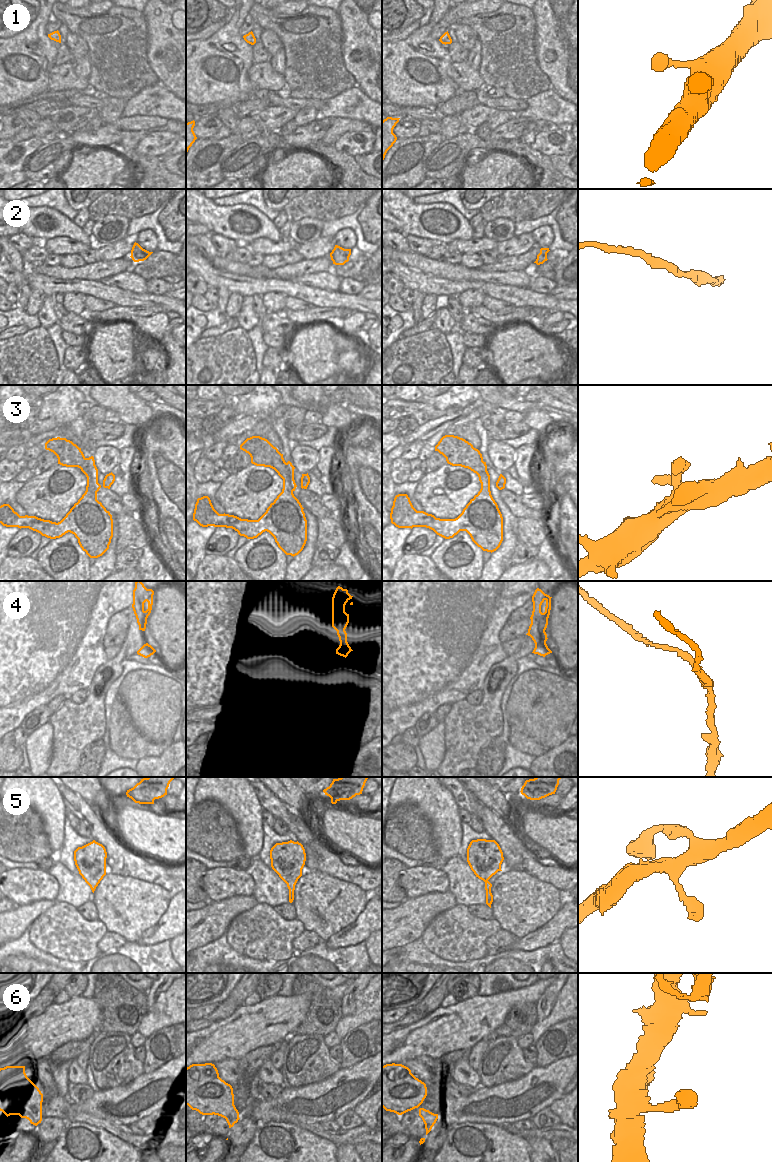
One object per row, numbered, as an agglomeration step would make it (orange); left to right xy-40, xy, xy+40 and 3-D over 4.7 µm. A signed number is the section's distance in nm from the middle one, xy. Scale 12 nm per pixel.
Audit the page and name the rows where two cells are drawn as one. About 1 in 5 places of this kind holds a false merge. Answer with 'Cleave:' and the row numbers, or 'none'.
Cleave: 4

